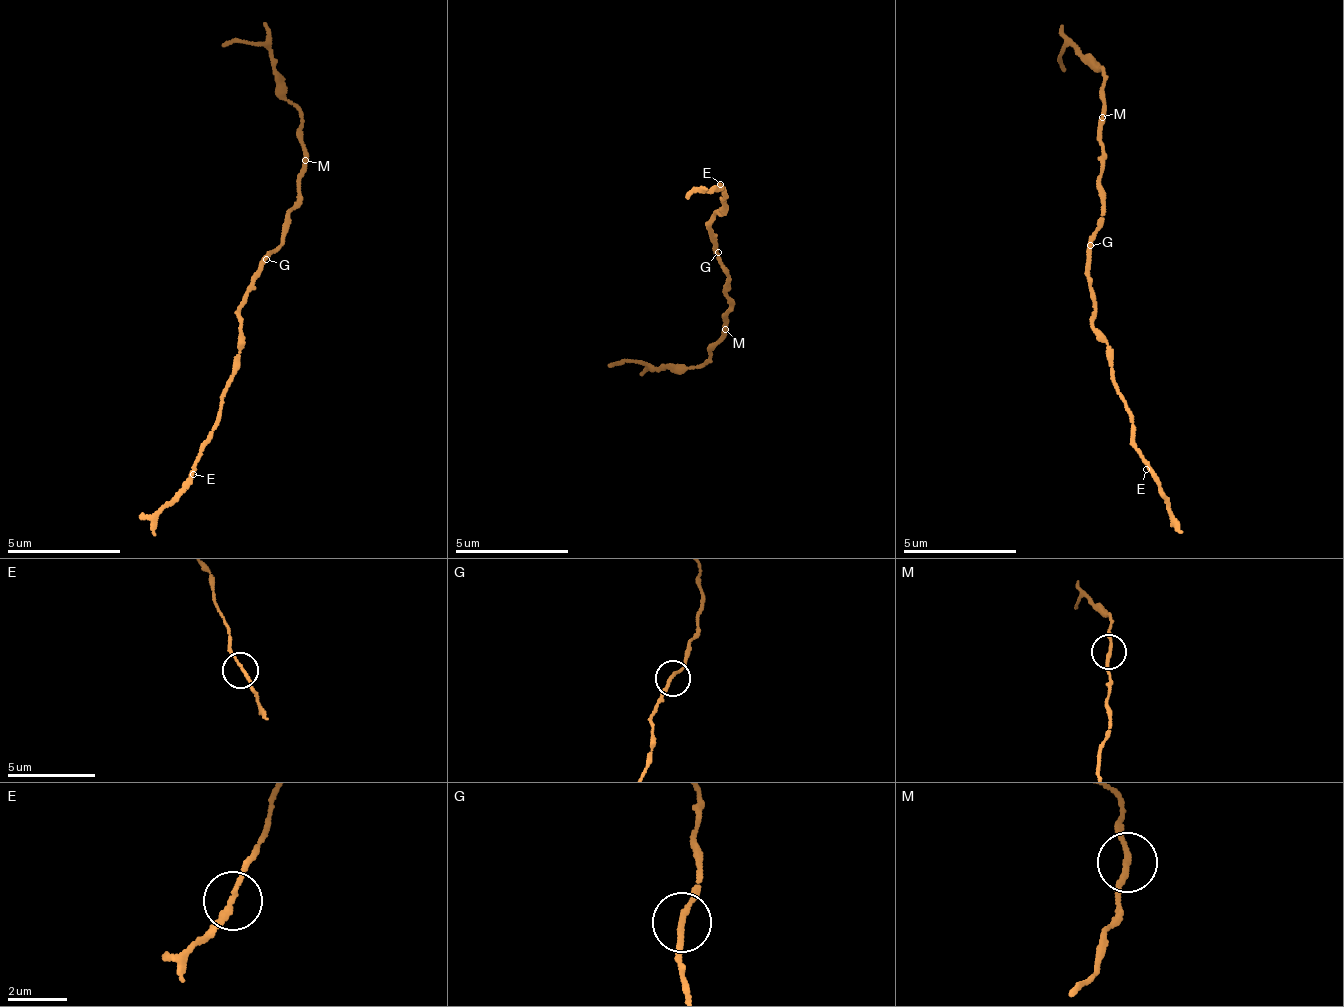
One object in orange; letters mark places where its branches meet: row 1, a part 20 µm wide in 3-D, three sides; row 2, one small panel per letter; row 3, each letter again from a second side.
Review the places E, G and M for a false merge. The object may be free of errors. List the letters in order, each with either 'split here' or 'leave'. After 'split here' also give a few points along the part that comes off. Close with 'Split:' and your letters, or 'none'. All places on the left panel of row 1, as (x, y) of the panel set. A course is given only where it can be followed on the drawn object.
E: leave
G: leave
M: leave
Split: none

